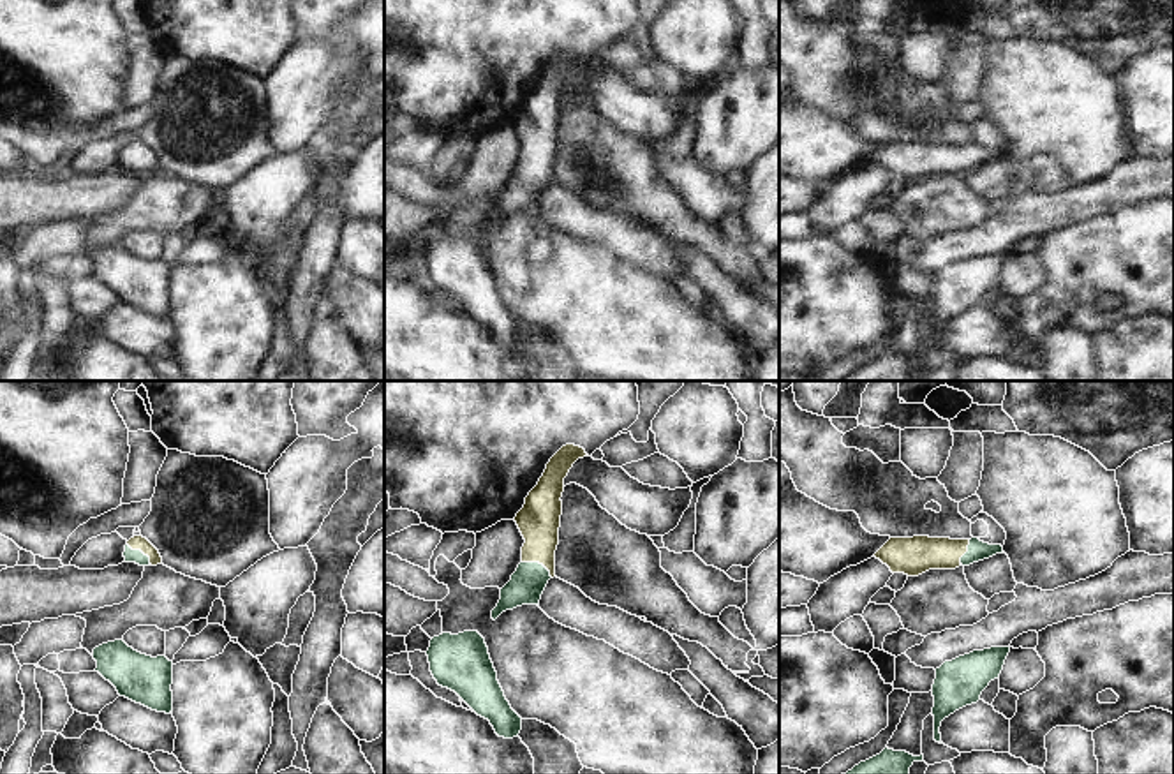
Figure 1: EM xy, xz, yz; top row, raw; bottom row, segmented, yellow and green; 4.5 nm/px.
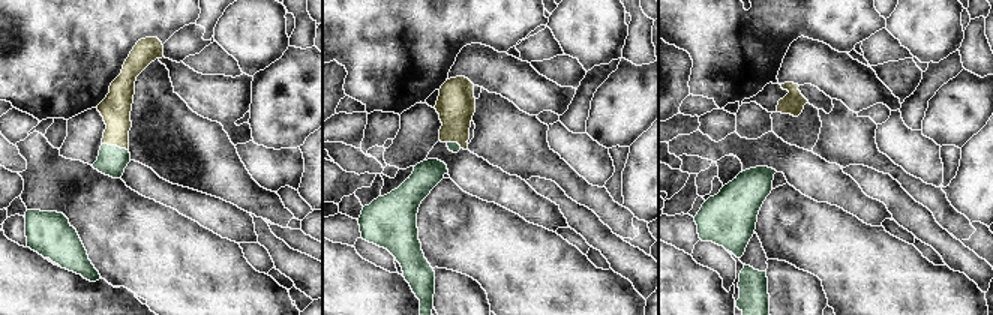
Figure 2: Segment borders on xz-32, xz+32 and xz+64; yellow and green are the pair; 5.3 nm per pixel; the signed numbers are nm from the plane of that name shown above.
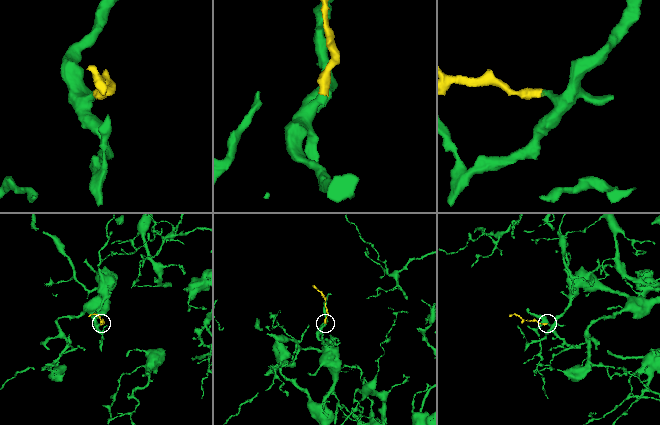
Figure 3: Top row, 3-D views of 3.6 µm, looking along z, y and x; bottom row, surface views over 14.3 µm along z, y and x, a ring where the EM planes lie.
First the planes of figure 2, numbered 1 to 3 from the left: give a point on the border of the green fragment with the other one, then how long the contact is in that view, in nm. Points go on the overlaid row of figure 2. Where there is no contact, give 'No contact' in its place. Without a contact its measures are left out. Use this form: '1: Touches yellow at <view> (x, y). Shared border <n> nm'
1: Touches yellow at xz-32 (116, 144). Shared border 150 nm
2: Touches yellow at xz+32 (455, 141). Shared border 90 nm
3: No contact

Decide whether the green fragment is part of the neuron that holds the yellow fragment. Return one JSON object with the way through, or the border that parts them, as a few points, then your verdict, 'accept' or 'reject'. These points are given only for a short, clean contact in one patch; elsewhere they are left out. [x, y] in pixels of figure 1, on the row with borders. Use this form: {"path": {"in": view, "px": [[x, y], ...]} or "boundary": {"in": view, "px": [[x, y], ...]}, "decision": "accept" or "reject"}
{"path": {"in": "xz", "px": [[538, 520], [538, 561], [527, 582]]}, "decision": "accept"}

